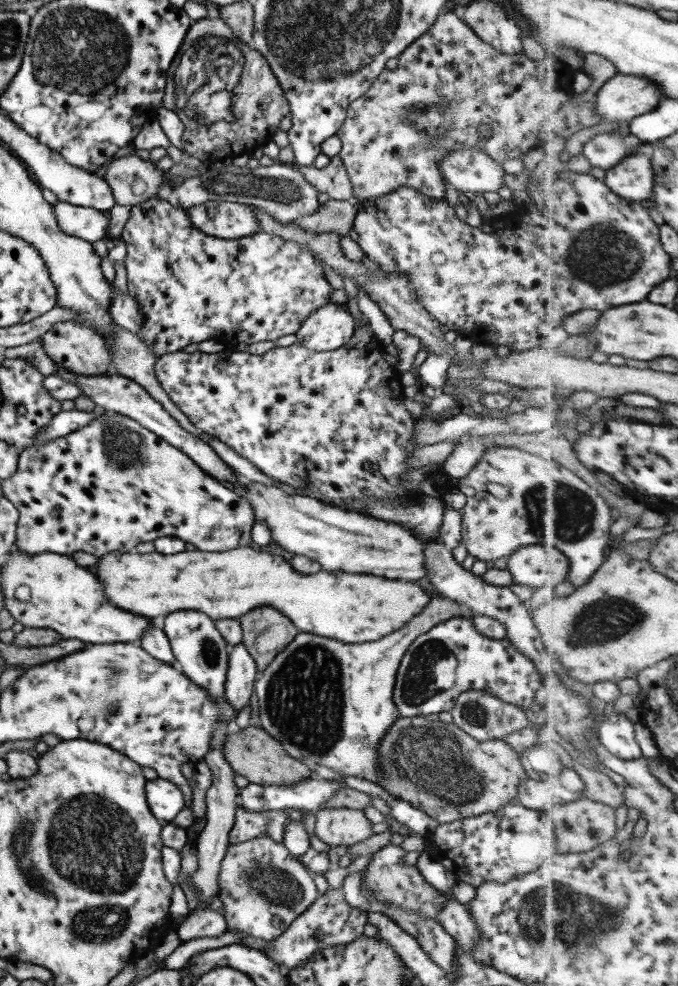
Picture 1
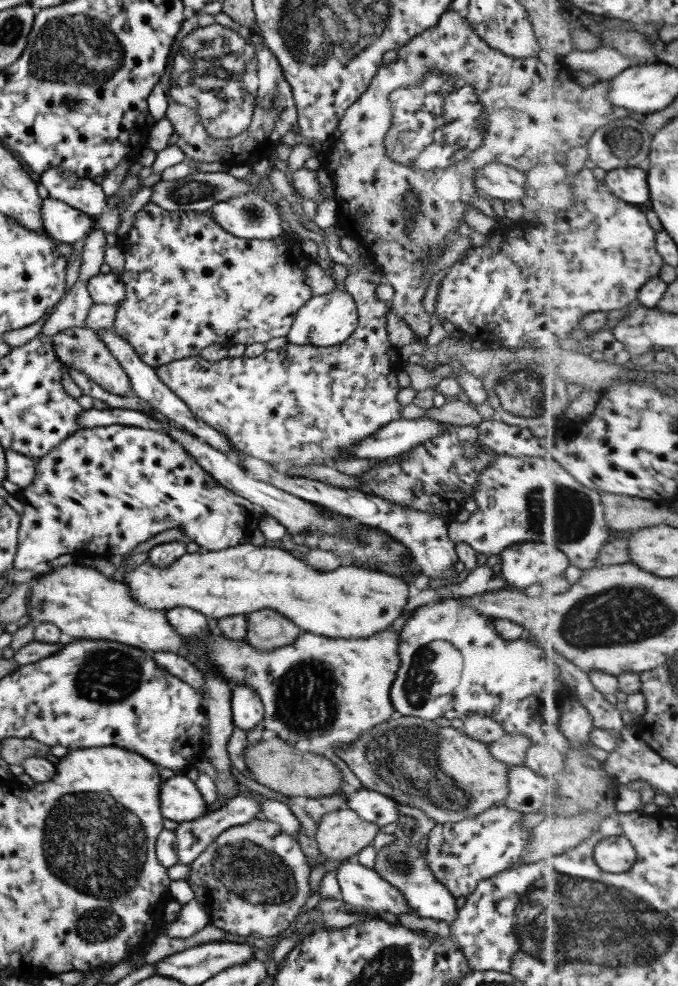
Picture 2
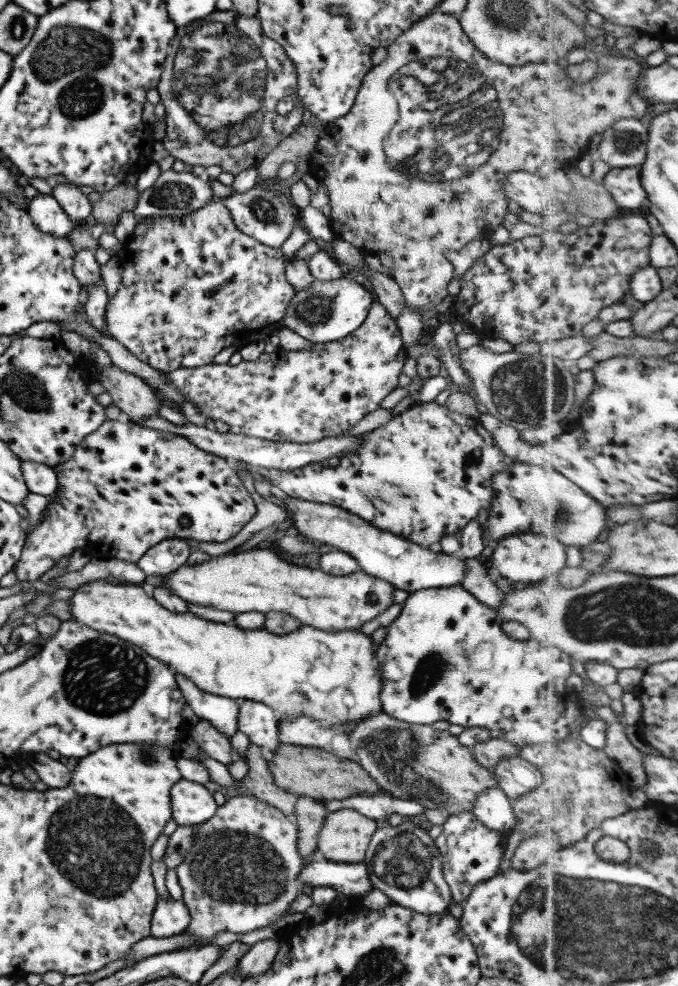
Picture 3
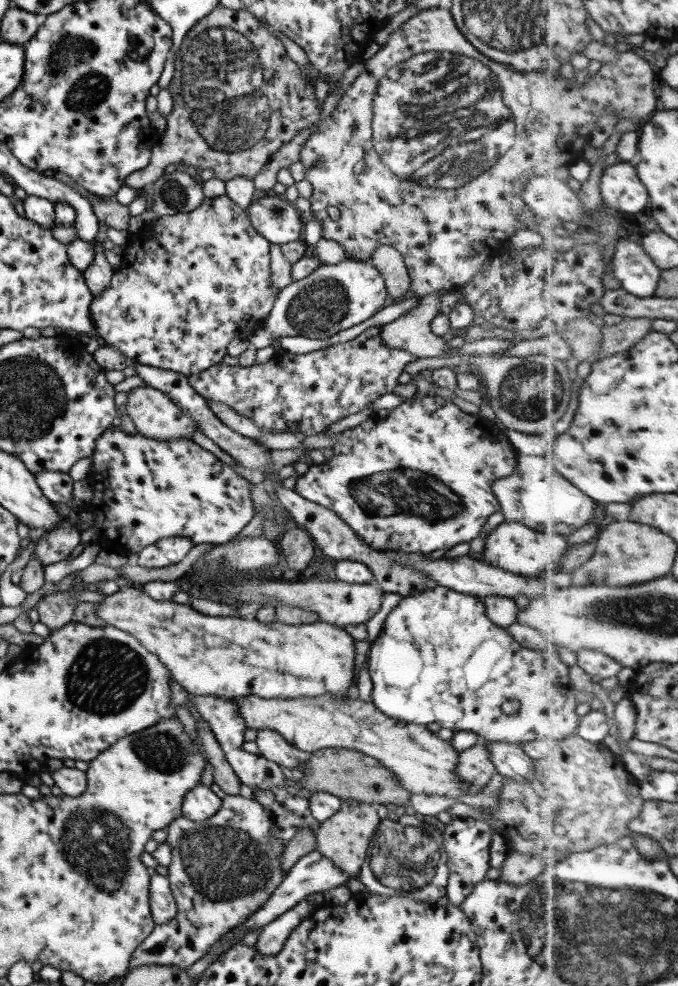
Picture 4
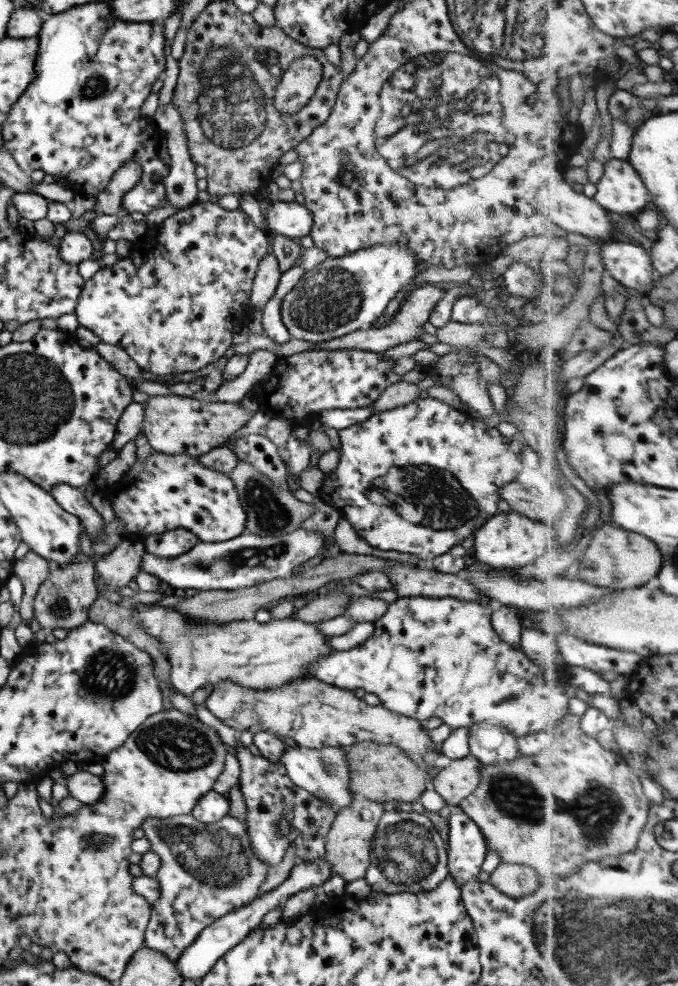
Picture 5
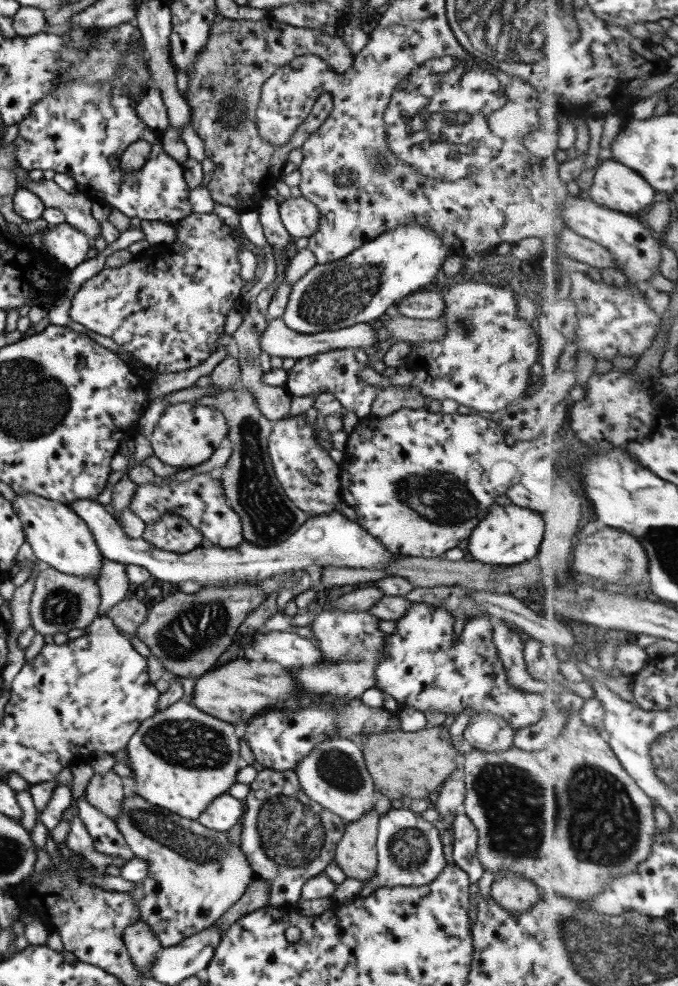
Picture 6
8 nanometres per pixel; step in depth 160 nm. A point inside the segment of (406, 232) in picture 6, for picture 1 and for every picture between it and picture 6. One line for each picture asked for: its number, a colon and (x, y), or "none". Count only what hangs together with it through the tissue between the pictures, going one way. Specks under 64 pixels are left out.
1: (330, 326)
2: (326, 320)
3: (326, 311)
4: (335, 297)
5: (339, 295)

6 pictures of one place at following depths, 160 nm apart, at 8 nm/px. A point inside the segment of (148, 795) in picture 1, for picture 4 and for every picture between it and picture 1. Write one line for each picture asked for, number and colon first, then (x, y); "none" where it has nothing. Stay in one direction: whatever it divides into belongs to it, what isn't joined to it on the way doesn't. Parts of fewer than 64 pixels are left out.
2: (179, 801)
3: (192, 804)
4: (199, 803)

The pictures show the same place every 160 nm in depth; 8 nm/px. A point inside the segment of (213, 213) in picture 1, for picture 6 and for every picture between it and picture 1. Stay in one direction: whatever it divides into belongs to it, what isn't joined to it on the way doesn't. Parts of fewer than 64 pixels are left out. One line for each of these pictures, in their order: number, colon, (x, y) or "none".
2: (247, 216)
3: (258, 213)
4: (278, 221)
5: (290, 219)
6: (299, 217)

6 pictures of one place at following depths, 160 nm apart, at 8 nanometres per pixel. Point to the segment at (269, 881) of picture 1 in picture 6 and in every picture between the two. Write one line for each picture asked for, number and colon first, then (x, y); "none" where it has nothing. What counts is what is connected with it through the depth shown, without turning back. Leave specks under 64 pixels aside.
2: (252, 881)
3: (240, 874)
4: (222, 869)
5: (207, 870)
6: (194, 875)

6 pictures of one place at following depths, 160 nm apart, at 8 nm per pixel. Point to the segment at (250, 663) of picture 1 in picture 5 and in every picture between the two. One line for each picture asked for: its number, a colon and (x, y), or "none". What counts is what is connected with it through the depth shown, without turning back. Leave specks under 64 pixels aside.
2: (246, 709)
3: (257, 721)
4: (271, 746)
5: (323, 773)

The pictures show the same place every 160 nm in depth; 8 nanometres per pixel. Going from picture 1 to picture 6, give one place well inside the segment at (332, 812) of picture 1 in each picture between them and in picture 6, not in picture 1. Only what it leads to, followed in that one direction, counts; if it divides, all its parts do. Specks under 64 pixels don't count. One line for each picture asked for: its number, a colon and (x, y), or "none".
2: (340, 834)
3: (345, 835)
4: (344, 838)
5: (347, 845)
6: (355, 854)

